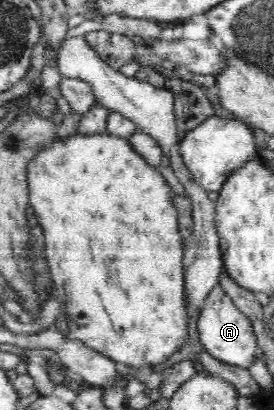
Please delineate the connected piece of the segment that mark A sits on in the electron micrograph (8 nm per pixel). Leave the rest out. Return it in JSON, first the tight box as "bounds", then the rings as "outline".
{"bounds":[197,283,258,368],"outline":[[[217,283],[206,296],[197,317],[197,334],[203,349],[216,360],[239,368],[251,367],[258,358],[258,336],[251,321],[235,306],[231,297]]]}

